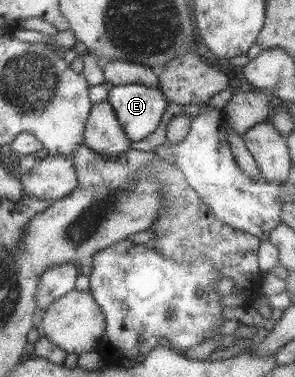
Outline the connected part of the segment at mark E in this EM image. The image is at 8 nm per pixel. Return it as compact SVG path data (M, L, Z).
M139 83L115 85L108 91L106 101L126 138L137 143L157 128L168 104L159 88Z

